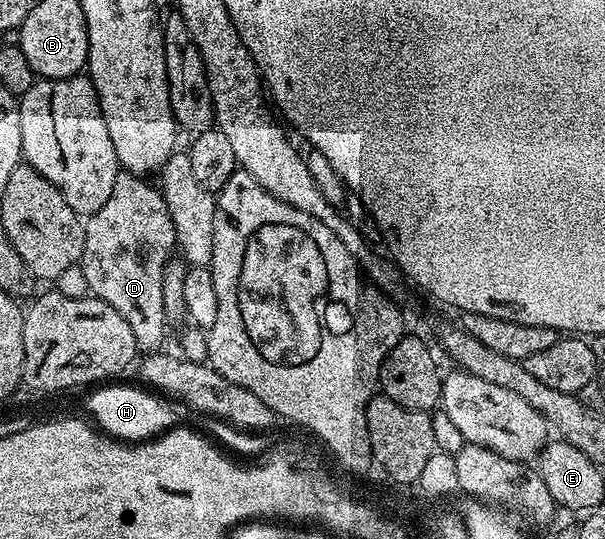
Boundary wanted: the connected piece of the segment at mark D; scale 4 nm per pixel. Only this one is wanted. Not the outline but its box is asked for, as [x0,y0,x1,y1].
[81,172,175,352]

